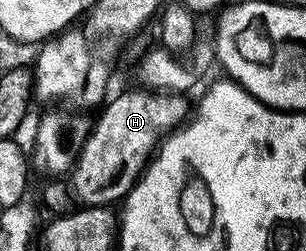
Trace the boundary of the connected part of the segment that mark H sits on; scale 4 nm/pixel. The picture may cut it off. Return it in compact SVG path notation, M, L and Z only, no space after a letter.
M143 88L135 89L118 95L112 103L109 101L99 111L99 113L101 112L100 119L96 118L91 123L88 139L85 140L84 146L76 157L75 165L70 170L70 189L77 199L81 198L81 203L84 206L107 206L119 203L124 195L132 189L136 179L143 174L144 167L148 165L156 147L173 130L183 126L189 117L190 102L188 106L189 99L185 95Z

